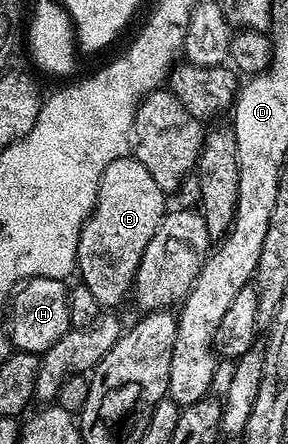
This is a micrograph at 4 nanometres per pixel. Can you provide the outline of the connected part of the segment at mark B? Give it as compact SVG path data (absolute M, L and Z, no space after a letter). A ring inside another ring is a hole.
M129 154L110 162L106 170L102 170L102 178L98 182L98 198L96 206L88 216L88 221L80 228L78 238L78 254L76 255L76 266L79 279L87 286L90 293L100 304L101 309L112 310L126 296L133 291L136 271L139 263L142 262L143 251L153 238L154 232L158 230L166 213L166 193L160 189L158 182L154 182L154 177L150 175L150 170L142 166L135 156Z

